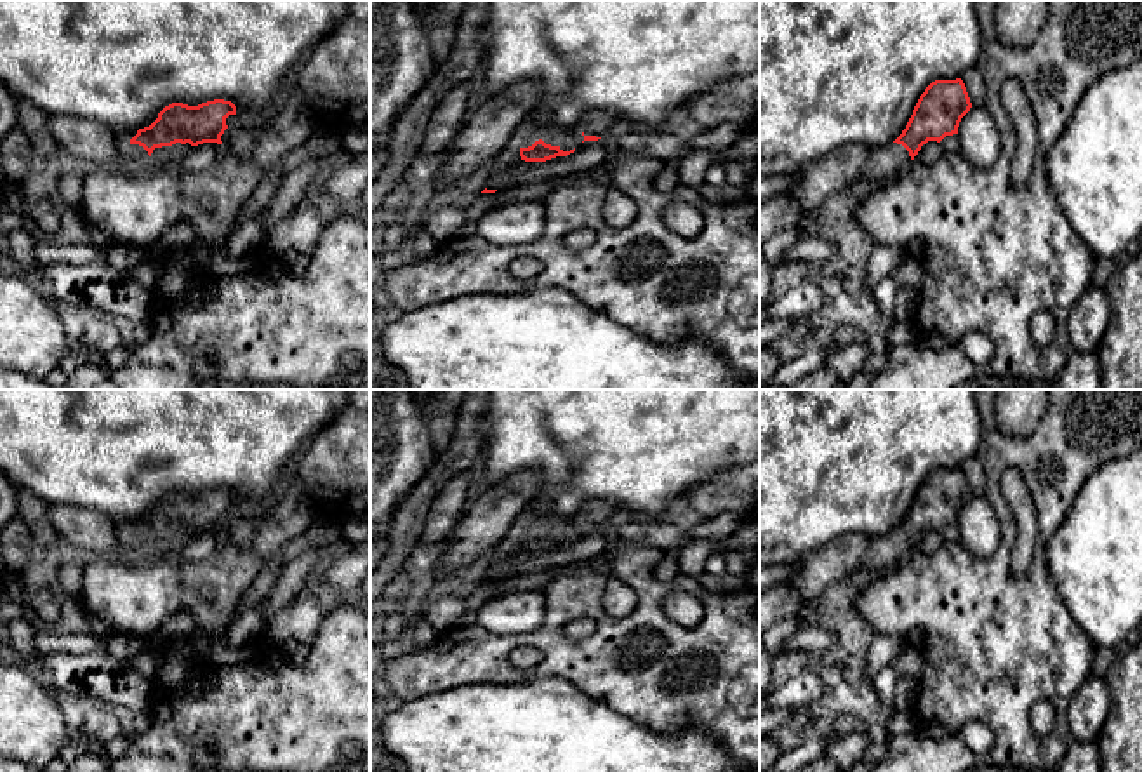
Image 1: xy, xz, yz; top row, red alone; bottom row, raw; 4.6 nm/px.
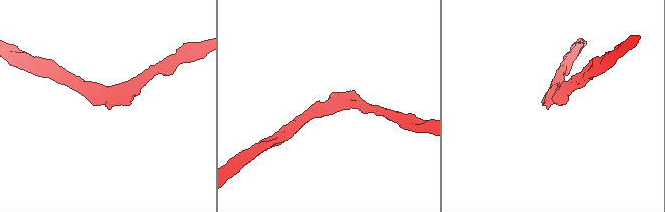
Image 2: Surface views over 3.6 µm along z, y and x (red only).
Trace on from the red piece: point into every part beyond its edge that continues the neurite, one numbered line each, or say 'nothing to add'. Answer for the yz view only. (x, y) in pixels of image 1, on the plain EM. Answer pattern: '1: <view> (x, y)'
1: yz (887, 552)

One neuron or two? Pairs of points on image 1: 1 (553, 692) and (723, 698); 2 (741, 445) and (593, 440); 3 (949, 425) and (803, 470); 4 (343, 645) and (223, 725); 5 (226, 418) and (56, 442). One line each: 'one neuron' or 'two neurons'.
1: two neurons
2: one neuron
3: one neuron
4: one neuron
5: one neuron

